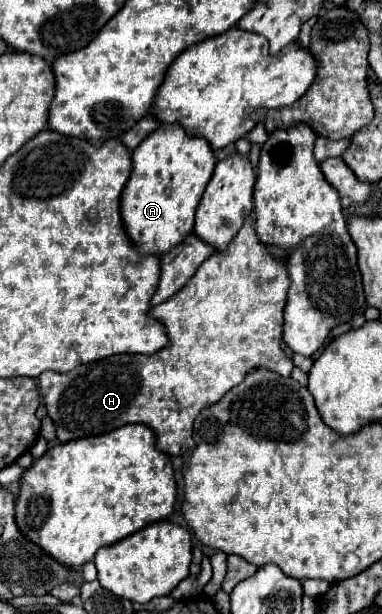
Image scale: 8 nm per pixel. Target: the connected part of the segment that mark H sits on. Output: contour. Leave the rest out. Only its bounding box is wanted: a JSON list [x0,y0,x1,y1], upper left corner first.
[39,217,293,455]

